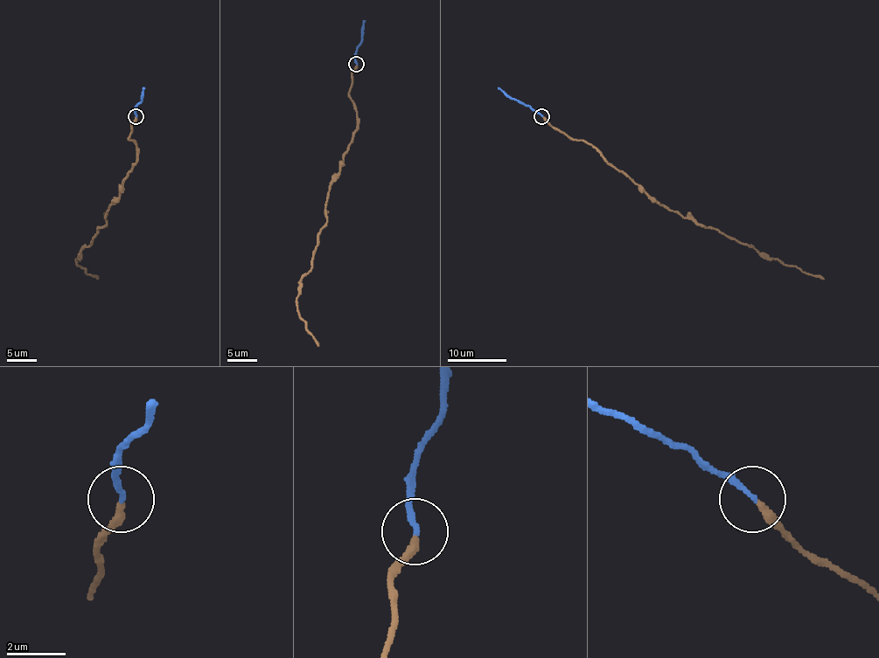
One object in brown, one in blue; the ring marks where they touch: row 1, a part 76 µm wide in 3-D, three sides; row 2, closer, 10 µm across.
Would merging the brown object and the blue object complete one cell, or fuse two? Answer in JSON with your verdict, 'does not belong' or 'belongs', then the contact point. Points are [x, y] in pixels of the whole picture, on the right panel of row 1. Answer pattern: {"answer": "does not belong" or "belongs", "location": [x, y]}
{"answer": "belongs", "location": [541, 116]}

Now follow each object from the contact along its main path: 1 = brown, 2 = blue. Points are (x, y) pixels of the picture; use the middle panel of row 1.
1: (356, 65), (348, 93), (357, 129), (331, 183), (326, 224), (296, 300), (298, 314), (318, 345)
2: (356, 64), (356, 52), (362, 40), (365, 21)

